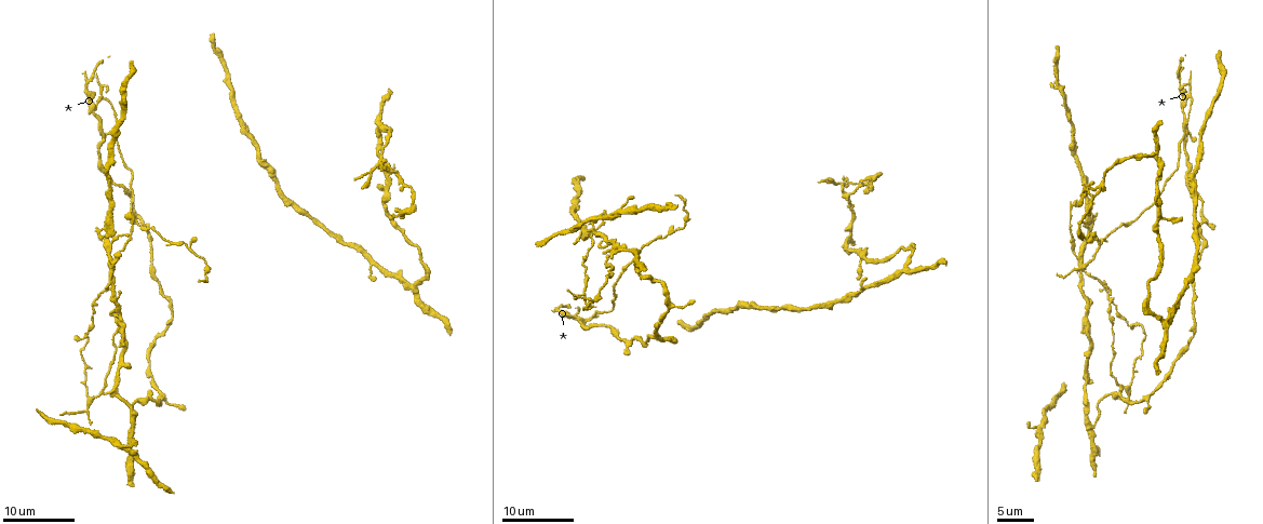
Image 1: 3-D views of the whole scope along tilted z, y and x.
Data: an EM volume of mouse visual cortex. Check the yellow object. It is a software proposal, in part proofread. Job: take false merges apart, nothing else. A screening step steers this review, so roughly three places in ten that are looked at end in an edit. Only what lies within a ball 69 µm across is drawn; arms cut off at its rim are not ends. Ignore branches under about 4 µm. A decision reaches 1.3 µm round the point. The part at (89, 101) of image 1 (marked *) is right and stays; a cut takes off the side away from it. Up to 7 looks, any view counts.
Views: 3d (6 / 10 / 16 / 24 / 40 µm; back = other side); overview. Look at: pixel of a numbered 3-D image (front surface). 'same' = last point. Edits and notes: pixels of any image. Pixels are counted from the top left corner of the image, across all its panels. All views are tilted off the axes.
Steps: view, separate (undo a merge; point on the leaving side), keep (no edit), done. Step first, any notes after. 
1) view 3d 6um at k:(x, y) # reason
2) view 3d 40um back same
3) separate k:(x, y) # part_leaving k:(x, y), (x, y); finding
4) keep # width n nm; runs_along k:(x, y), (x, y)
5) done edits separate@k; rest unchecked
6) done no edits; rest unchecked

view 3d 16um at 1:(1092, 425)

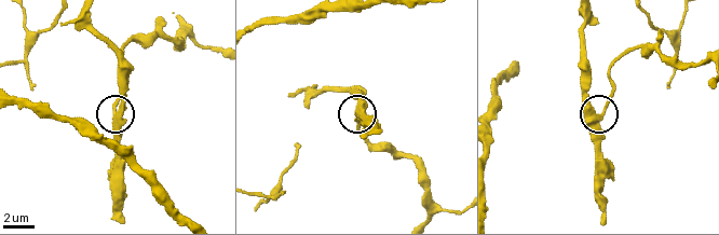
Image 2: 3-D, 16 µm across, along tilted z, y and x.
view 3d 10um at 2:(115, 113)

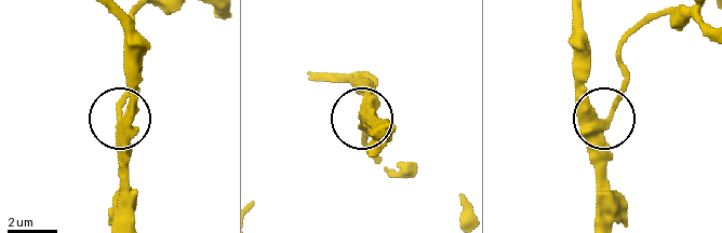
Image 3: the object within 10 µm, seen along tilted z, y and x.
keep # runs_along 3:(657, 16), (617, 57), (624, 94), (603, 124), (603, 207); one neuron here

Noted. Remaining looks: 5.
view 3d 16um at 1:(1164, 323) # three arms meet

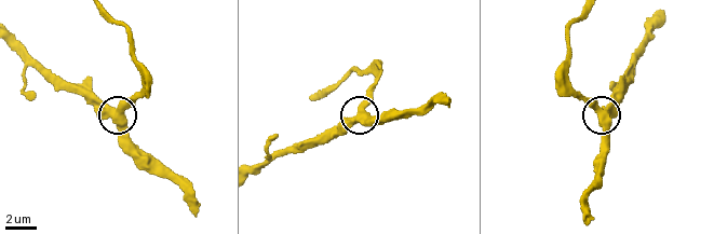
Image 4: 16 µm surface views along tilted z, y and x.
view 3d 10um at 4:(365, 112) # closer look

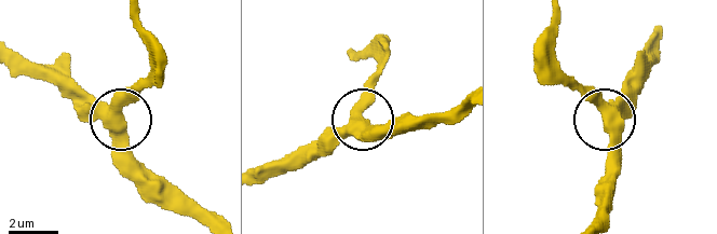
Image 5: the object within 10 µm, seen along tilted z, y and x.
keep # arms 3; runs_along 5:(658, 28), (603, 124), (614, 189); one neuron here

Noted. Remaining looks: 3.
view 3d 16um at 1:(843, 185) # looks like a crossing

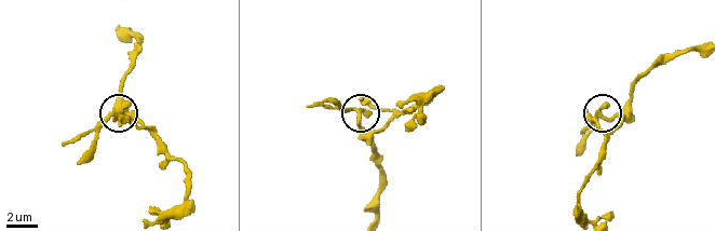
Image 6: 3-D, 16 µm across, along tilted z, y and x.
view 3d 10um at 6:(117, 112)

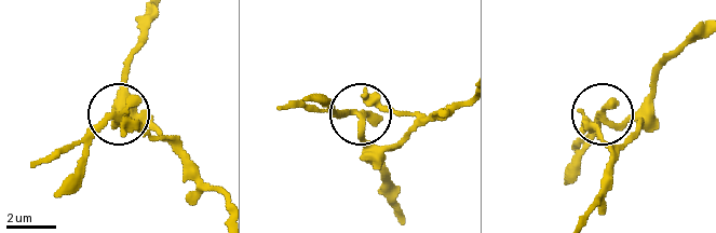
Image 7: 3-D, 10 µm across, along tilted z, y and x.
keep # runs_along 7:(704, 32), (663, 66), (637, 108), (603, 119), (583, 149); continuous, no second neuron

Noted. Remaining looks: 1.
done no edits; rest unchecked

